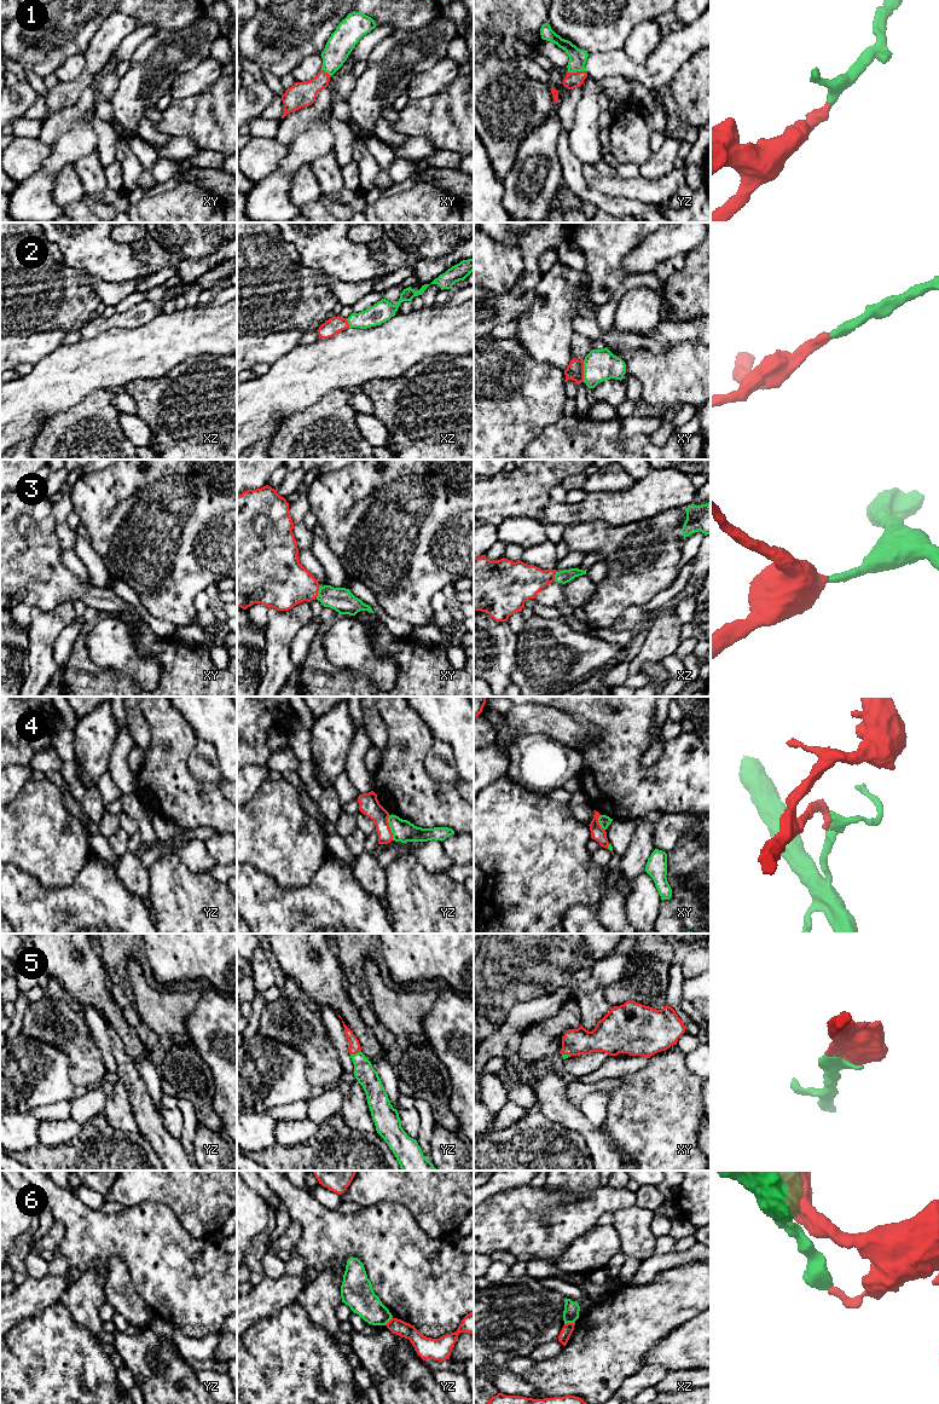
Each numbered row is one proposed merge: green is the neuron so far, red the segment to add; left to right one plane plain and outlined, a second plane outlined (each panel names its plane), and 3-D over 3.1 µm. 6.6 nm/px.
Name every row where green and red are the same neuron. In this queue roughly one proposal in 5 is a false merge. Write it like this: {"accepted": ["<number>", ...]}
{"accepted": ["1", "2", "3", "5"]}

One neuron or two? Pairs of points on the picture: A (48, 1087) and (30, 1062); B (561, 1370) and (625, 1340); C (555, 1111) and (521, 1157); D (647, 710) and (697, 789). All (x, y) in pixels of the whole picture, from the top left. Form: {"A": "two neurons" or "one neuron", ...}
{"A": "one neuron", "B": "one neuron", "C": "two neurons", "D": "one neuron"}

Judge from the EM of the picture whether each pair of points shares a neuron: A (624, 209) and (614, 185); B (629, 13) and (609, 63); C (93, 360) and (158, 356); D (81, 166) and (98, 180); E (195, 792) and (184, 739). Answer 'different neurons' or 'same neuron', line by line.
A: different neurons
B: different neurons
C: same neuron
D: same neuron
E: same neuron

